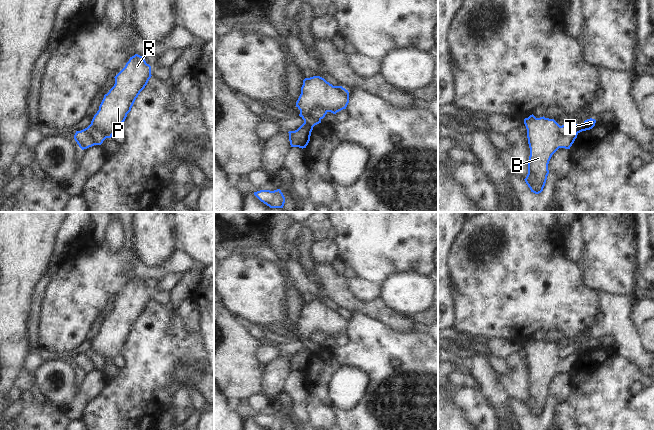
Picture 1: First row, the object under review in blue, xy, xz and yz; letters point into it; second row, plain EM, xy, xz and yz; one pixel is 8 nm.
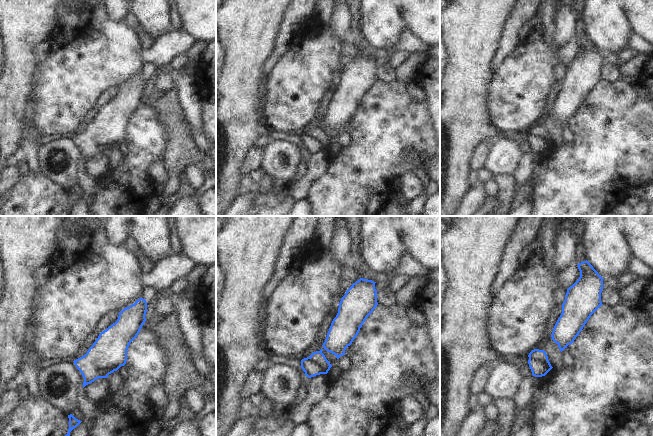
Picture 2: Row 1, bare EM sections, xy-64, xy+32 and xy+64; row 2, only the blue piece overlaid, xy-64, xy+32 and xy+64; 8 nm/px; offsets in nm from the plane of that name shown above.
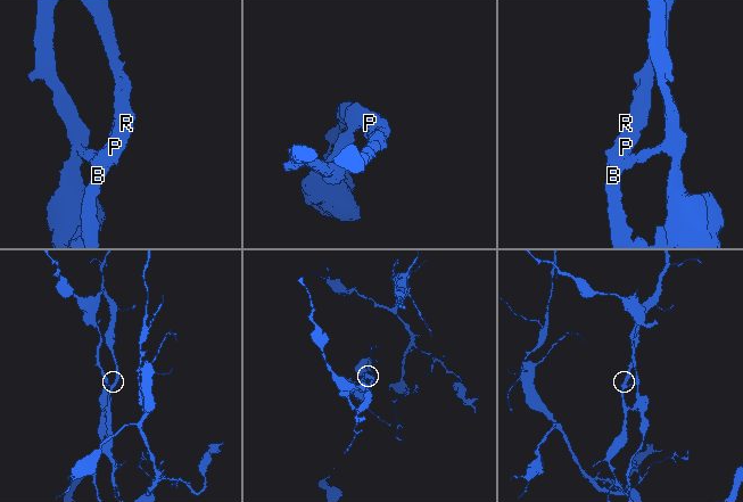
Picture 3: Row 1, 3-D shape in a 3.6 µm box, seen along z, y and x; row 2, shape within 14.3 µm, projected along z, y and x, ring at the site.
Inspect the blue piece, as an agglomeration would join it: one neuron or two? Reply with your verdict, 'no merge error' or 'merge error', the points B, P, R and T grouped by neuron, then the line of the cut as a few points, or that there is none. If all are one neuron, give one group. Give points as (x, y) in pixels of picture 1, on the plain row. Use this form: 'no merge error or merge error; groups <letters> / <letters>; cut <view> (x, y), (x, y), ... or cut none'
merge error; groups B P R / T; cut xz (326, 335), (316, 332), (312, 336), (311, 342)

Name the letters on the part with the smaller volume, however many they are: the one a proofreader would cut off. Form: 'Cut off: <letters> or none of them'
Cut off: B, P, R

